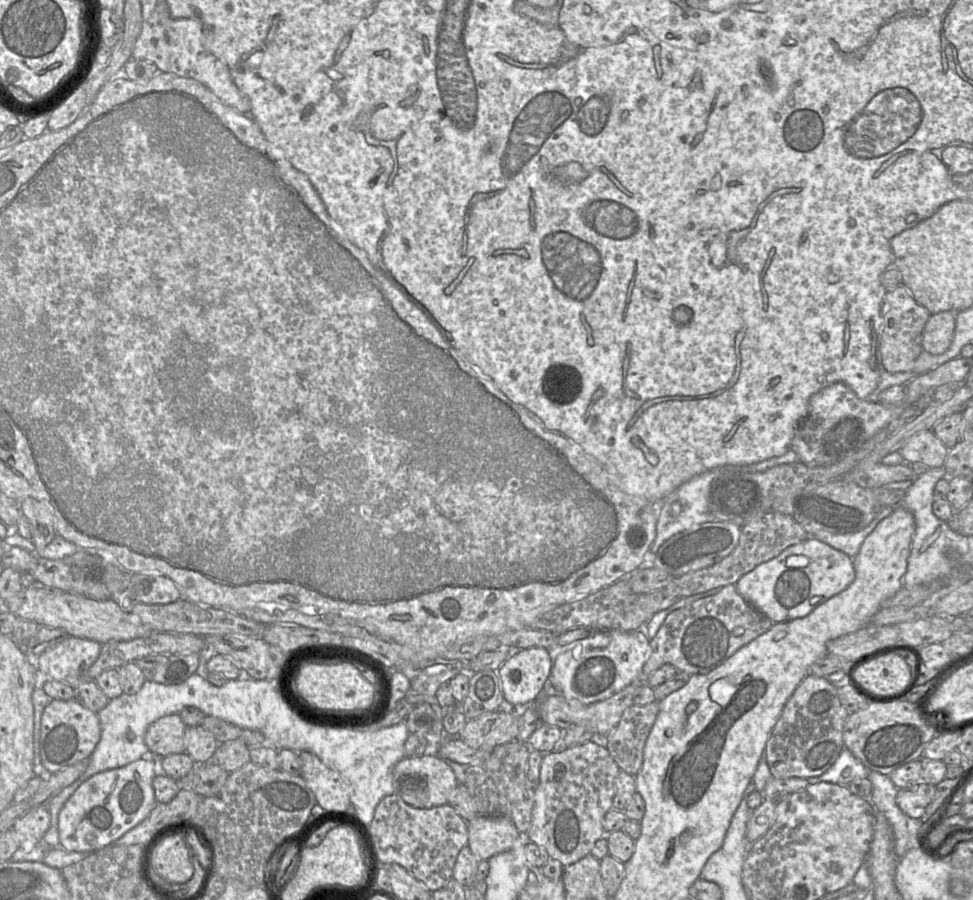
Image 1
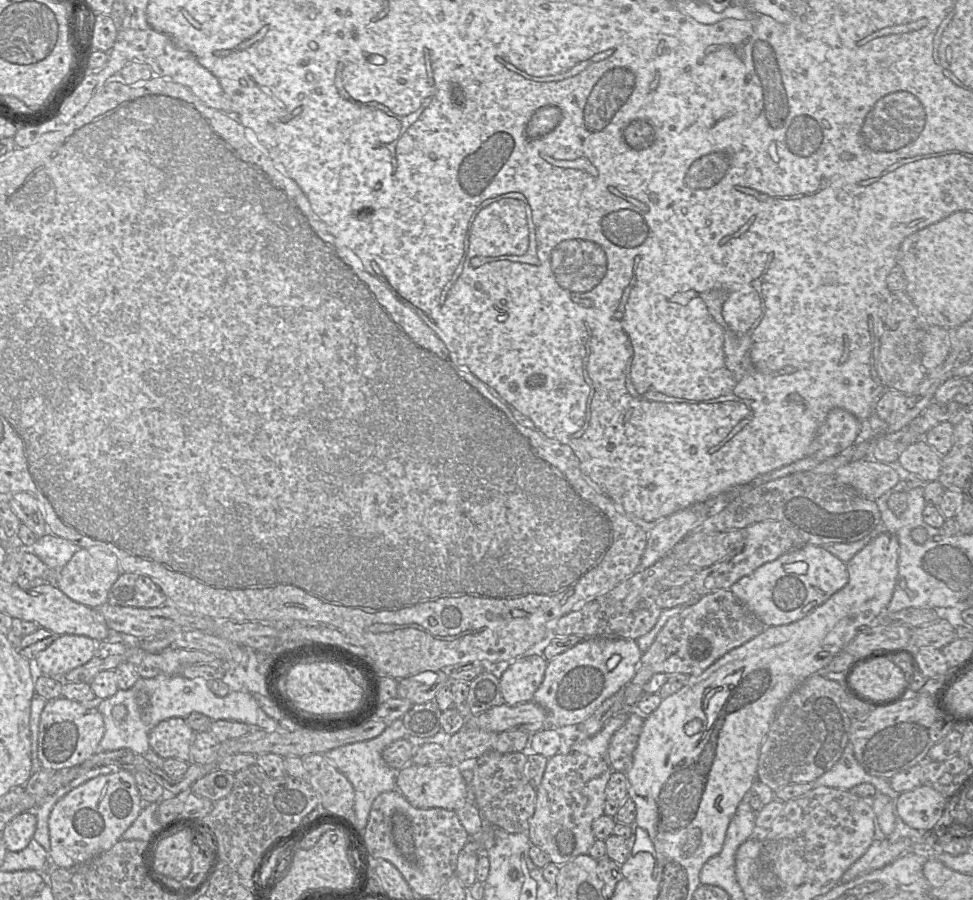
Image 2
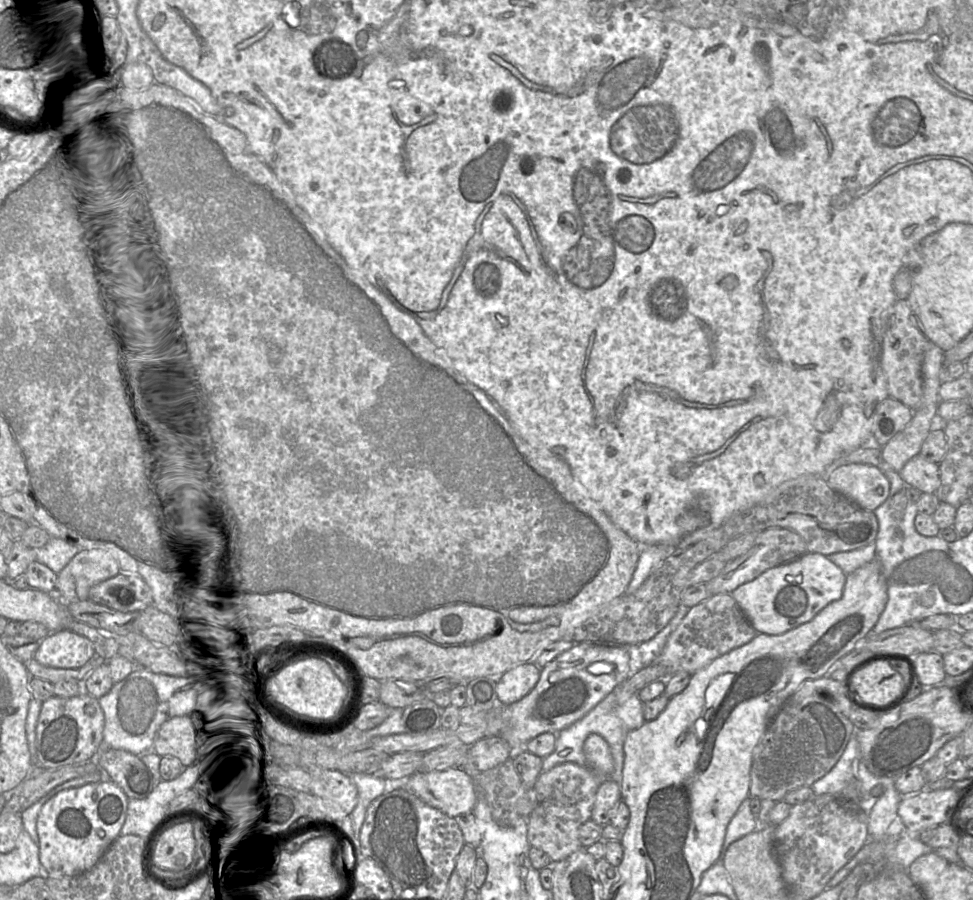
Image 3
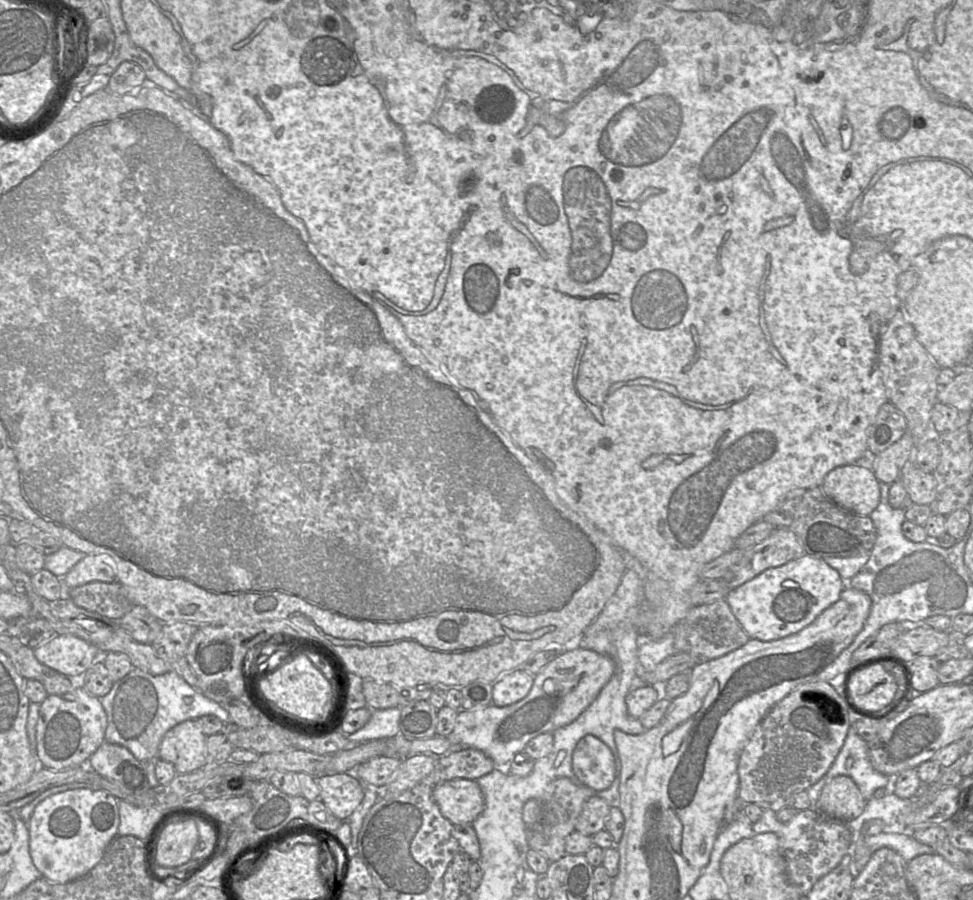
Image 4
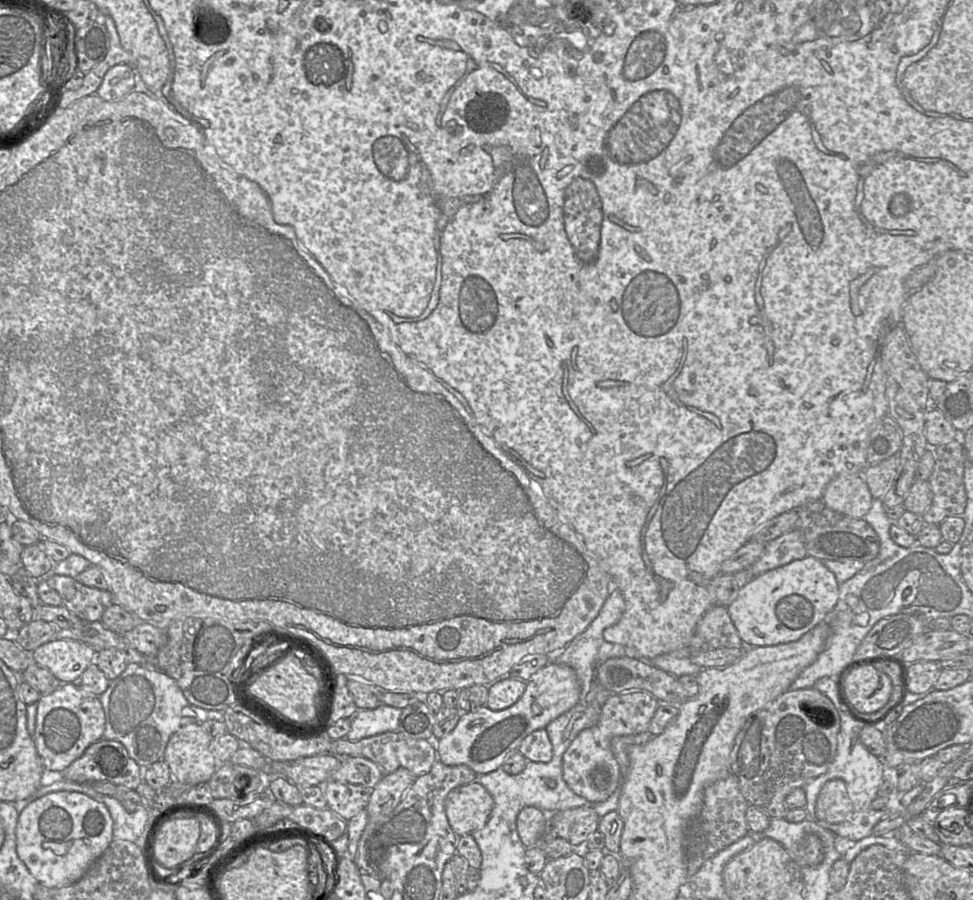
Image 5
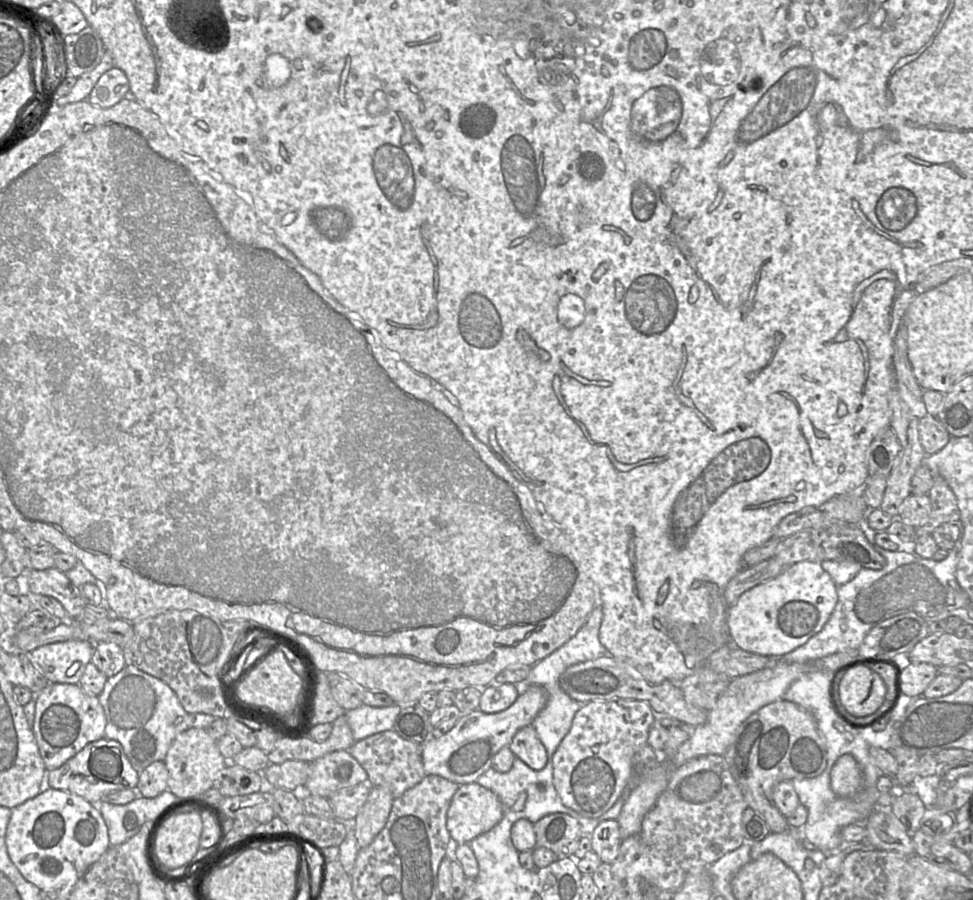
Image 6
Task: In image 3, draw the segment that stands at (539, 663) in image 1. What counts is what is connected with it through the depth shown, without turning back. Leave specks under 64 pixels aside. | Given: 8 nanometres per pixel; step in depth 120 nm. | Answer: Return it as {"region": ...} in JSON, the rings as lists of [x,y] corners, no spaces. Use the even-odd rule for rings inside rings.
{"region":[[[527,662],[507,670],[497,683],[499,703],[510,705],[530,693],[539,681],[541,669]]]}

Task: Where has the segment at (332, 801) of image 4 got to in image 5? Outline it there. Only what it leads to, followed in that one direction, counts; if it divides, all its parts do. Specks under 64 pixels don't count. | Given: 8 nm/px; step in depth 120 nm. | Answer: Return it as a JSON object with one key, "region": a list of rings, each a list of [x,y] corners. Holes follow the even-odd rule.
{"region":[[[329,780],[323,786],[327,808],[345,821],[366,809],[372,788]]]}

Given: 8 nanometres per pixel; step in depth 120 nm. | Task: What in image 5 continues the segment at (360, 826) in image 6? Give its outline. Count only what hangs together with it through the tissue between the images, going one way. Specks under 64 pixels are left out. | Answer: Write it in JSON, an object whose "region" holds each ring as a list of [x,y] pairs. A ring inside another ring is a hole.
{"region":[[[406,768],[384,774],[371,790],[365,809],[369,818],[385,816],[392,812],[415,779],[416,777]]]}

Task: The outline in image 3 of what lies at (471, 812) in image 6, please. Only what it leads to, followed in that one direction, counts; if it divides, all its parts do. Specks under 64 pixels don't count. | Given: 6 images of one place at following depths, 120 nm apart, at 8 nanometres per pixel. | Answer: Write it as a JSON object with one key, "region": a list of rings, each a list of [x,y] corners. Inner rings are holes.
{"region":[[[461,767],[415,772],[401,787],[453,818],[472,812],[477,802],[474,779]]]}

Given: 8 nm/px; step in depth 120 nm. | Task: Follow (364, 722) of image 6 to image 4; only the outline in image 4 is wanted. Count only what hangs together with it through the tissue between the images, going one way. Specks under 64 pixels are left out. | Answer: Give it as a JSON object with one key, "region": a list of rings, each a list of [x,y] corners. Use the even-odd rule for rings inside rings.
{"region":[[[401,708],[372,710],[368,722],[356,732],[347,735],[350,745],[375,739],[388,739],[400,734]]]}

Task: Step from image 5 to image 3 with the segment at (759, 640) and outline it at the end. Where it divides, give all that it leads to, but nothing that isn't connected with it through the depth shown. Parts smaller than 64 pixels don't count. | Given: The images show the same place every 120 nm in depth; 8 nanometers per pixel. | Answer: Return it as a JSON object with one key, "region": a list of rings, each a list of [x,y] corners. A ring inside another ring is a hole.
{"region":[[[806,552],[801,557],[770,568],[736,588],[731,596],[757,633],[780,635],[811,621],[828,604],[841,598],[846,574],[827,556]]]}

